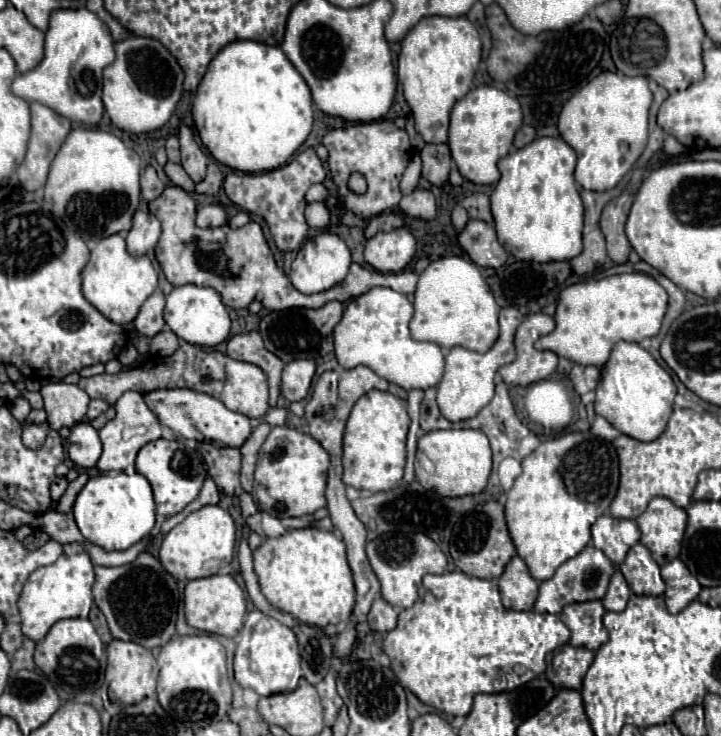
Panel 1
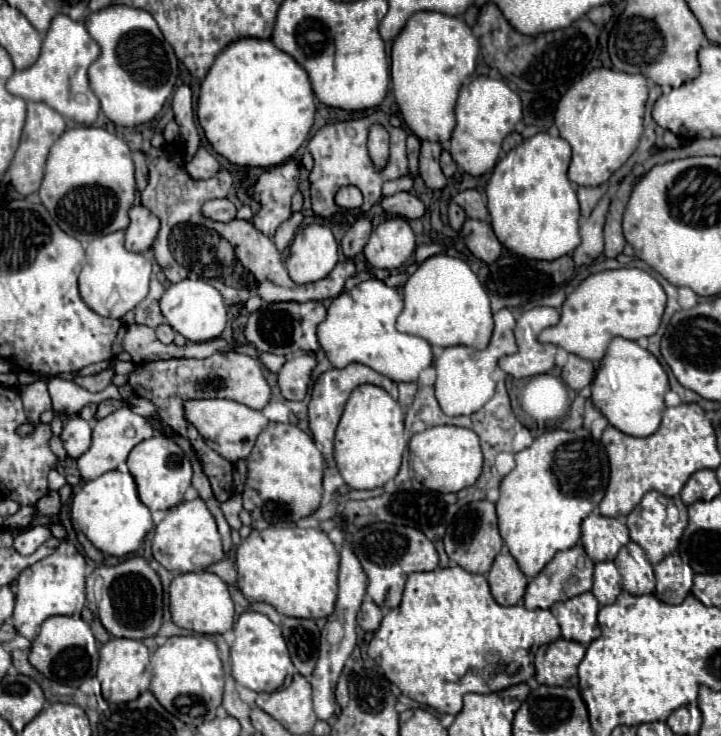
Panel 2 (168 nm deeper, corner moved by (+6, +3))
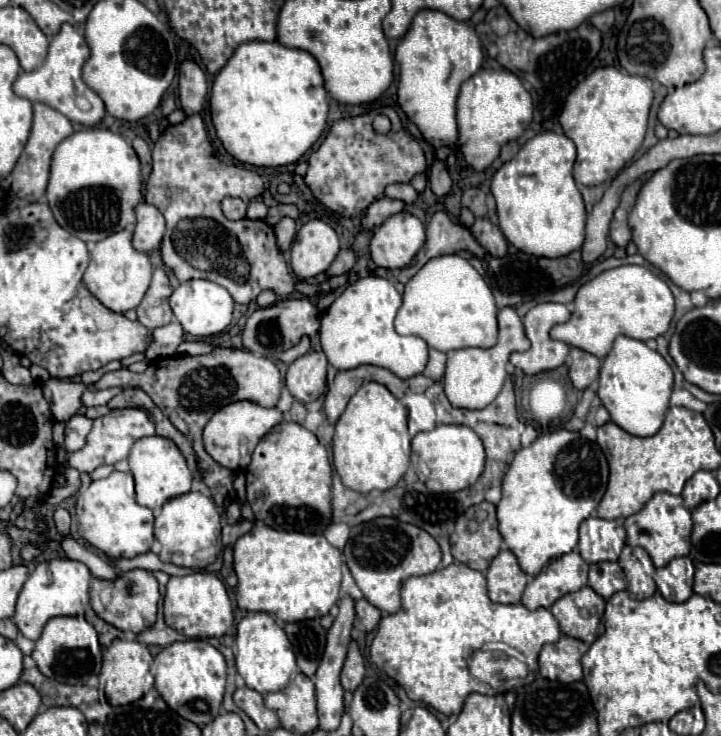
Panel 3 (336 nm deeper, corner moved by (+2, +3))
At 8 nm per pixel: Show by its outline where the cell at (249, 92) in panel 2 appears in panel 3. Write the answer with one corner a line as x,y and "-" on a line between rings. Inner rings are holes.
253,41
241,43
231,55
229,63
217,73
209,97
211,121
215,125
217,137
237,161
255,167
279,167
299,161
313,143
321,137
327,125
327,91
323,87
323,77
317,61
301,49
283,47
277,41

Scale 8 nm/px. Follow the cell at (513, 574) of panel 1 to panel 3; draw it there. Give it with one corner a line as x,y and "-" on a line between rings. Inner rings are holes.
503,549
487,571
489,599
495,603
519,603
527,585
527,575
517,563
517,557

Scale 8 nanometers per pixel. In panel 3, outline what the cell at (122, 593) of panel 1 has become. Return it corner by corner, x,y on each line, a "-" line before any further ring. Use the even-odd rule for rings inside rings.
133,569
127,573
117,575
117,579
111,583
111,599
105,605
103,613
99,615
103,621
107,621
109,625
121,629
121,631
133,631
133,633
141,633
149,627
153,627
155,619
157,619
157,605
159,605
159,583
153,577
153,573
145,571
145,569

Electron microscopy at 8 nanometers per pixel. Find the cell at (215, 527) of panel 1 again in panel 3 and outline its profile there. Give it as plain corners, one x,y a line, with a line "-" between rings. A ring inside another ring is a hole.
185,493
167,501
161,515
155,519
155,539
161,543
161,561
181,567
205,567
217,559
223,549
221,543
221,517
205,493

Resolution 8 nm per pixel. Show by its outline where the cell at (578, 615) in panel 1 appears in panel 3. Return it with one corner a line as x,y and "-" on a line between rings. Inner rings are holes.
591,587
569,593
551,607
551,613
561,625
561,631
569,637
581,639
587,645
597,639
603,611
605,599
599,597

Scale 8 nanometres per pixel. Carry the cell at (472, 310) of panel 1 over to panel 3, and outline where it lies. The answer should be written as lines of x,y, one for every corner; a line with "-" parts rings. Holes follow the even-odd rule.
441,255
427,261
405,285
403,305
395,317
401,335
417,335
437,351
463,347
493,347
497,343
497,307
491,289
461,255

